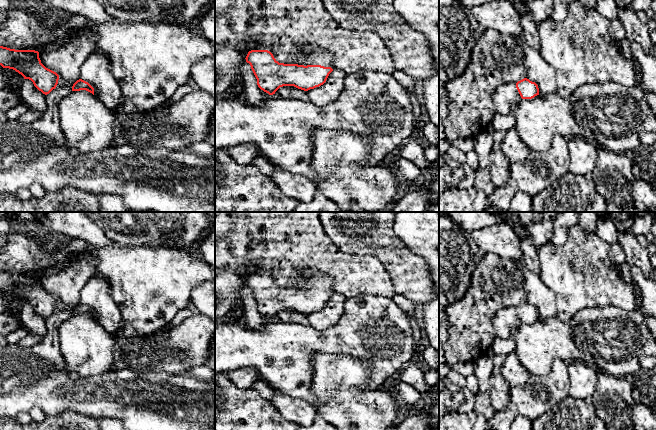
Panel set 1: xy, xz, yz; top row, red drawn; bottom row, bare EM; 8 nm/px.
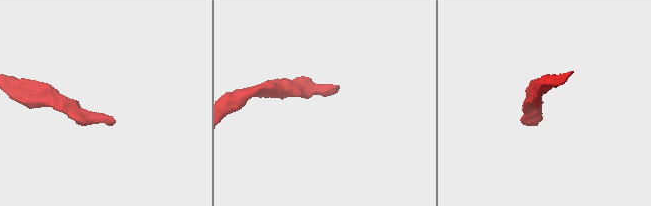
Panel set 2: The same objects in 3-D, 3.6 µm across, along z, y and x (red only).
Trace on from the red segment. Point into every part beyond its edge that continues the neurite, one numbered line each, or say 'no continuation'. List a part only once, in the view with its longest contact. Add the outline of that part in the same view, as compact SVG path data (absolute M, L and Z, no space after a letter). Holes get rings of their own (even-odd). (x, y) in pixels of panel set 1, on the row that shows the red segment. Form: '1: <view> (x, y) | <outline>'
1: xz (315, 56) | M304 48L301 51L301 58L307 65L321 65L324 67L331 67L333 63L333 56L331 53L324 51L320 48Z

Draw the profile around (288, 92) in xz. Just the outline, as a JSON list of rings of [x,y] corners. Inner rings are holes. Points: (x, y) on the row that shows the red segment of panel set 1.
[[[283,86],[280,87],[275,95],[278,95],[285,99],[297,99],[300,101],[309,101],[307,91],[298,89],[294,86]]]

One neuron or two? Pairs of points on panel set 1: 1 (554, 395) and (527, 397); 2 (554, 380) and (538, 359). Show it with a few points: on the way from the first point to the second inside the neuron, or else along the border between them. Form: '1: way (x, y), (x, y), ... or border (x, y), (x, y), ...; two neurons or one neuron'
1: way (549, 402), (534, 403); one neuron
2: border (567, 364), (556, 359), (547, 374), (533, 376); two neurons

